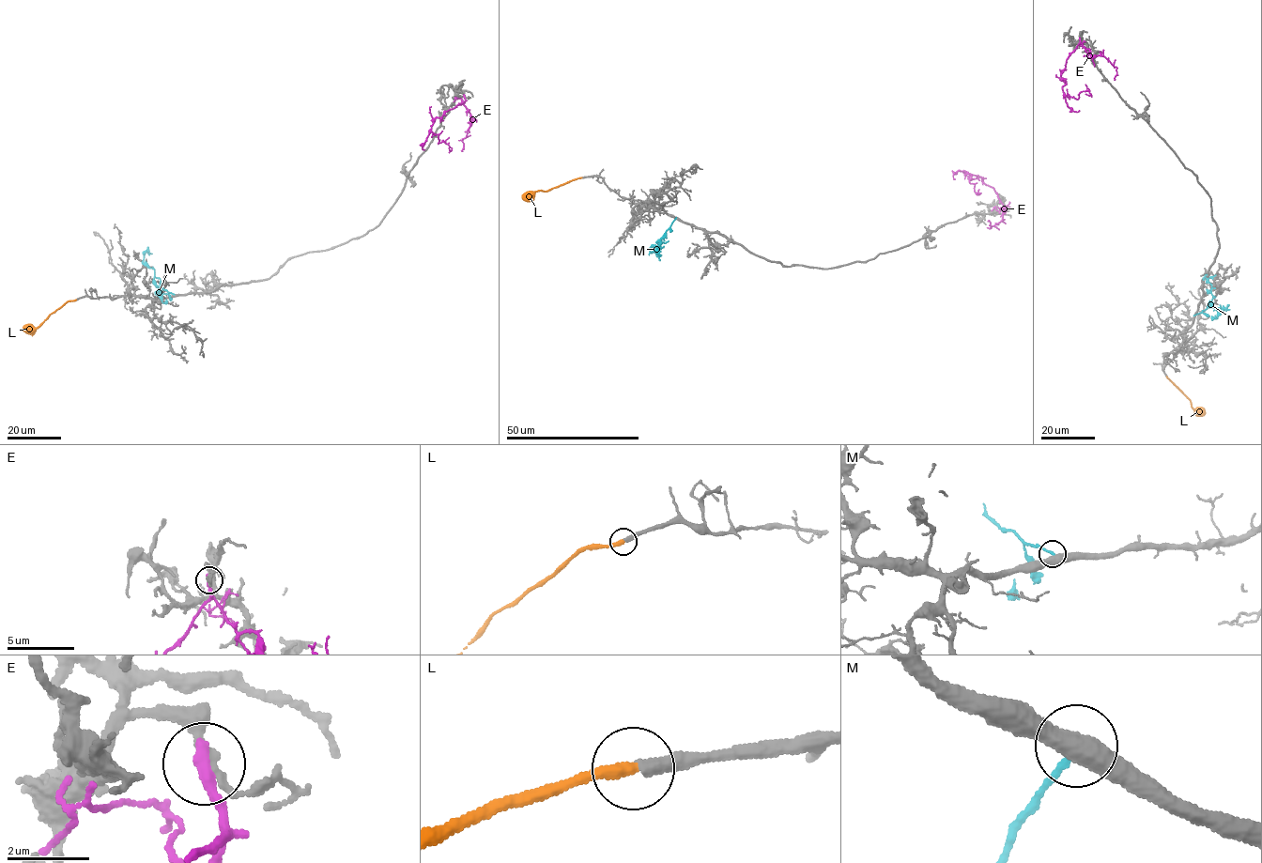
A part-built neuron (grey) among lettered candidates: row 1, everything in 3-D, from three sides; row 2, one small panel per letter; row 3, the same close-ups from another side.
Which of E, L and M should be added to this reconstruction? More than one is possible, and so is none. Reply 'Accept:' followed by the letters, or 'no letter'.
Accept: no letter

